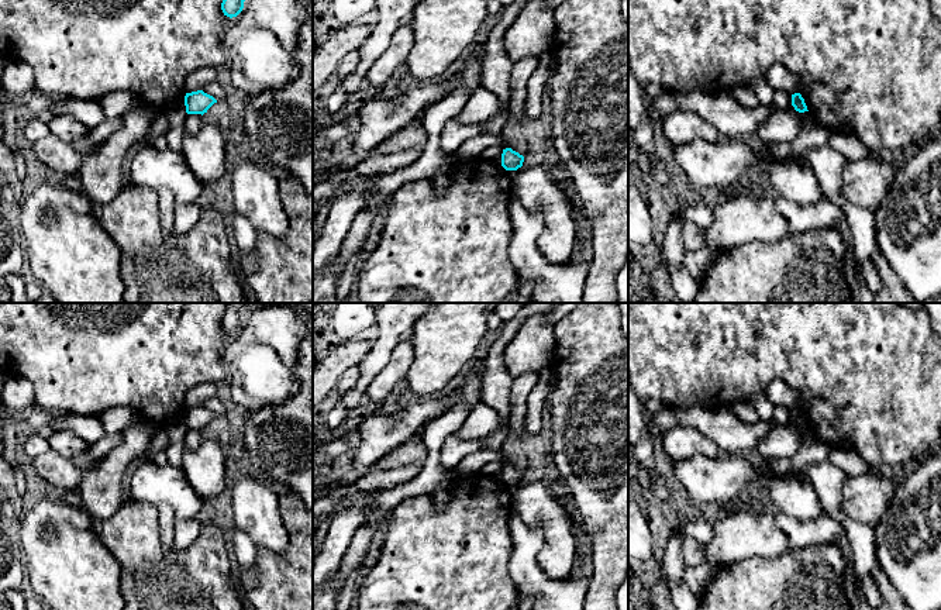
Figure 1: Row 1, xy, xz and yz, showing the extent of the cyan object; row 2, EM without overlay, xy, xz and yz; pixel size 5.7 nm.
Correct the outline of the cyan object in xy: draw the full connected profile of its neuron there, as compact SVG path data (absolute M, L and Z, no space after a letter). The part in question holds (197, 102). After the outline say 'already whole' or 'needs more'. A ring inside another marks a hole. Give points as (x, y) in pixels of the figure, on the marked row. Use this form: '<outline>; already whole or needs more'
M203 90L186 93L185 106L187 114L204 114L217 100Z; already whole

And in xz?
M511 148L503 149L501 154L501 166L506 170L517 170L518 168L523 166L524 156L520 155L518 152L513 151Z; already whole

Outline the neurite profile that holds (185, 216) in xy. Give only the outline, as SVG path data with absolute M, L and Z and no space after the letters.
M197 203L176 204L173 208L173 232L186 234L200 218L201 207Z

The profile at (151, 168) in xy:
M141 145L130 156L131 183L155 192L168 189L176 204L196 203L203 182L193 173L182 152Z

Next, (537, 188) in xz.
M518 168L511 192L530 211L541 214L544 228L537 247L549 263L566 265L578 256L582 223L573 218L576 200L551 168Z

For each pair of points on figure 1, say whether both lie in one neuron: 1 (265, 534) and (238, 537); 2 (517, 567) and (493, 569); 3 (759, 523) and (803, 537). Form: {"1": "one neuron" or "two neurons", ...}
{"1": "two neurons", "2": "two neurons", "3": "one neuron"}

